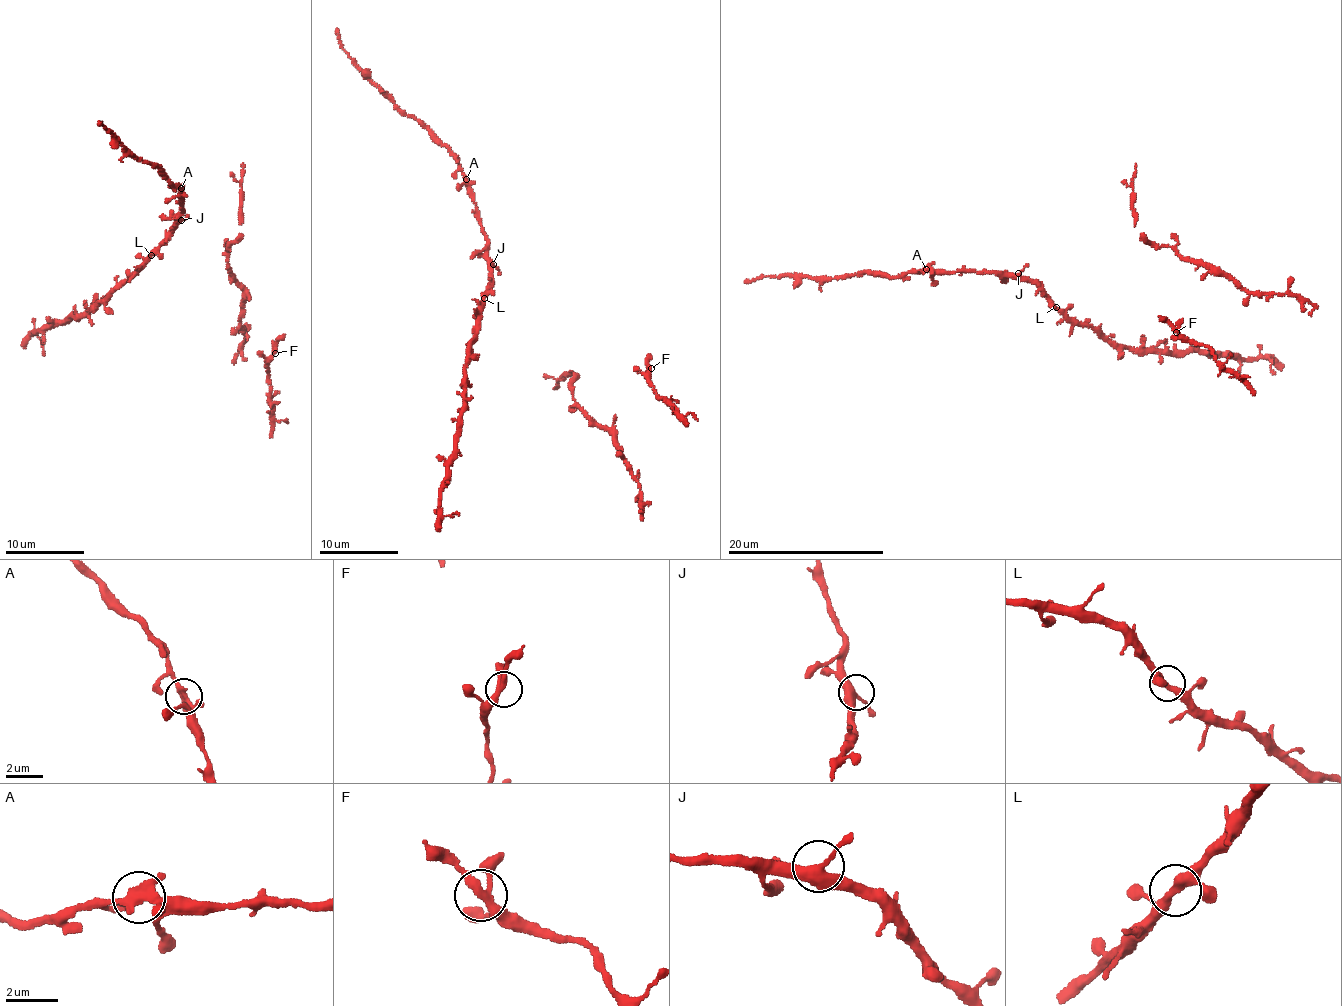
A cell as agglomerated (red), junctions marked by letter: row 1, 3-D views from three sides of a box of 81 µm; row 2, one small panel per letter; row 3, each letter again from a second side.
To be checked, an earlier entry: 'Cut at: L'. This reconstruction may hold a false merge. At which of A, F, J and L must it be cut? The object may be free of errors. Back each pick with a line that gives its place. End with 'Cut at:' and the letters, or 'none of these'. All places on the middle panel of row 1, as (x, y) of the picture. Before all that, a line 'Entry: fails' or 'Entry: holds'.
Entry: fails
Cut at: none of these

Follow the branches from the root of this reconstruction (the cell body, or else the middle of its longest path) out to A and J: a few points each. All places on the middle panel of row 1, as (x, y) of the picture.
A: (484, 300), (484, 293), (491, 280), (487, 235), (481, 226), (470, 182), (466, 178)
J: (484, 300), (493, 264)

